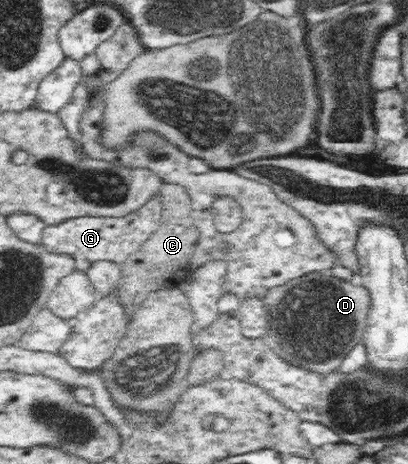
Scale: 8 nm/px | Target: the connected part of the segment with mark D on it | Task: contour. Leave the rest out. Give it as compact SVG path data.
M320 271L304 274L284 285L269 289L263 298L269 308L268 338L278 344L279 356L287 364L317 373L323 378L337 371L349 351L362 342L362 333L366 330L373 302L369 289L359 281L353 283Z

